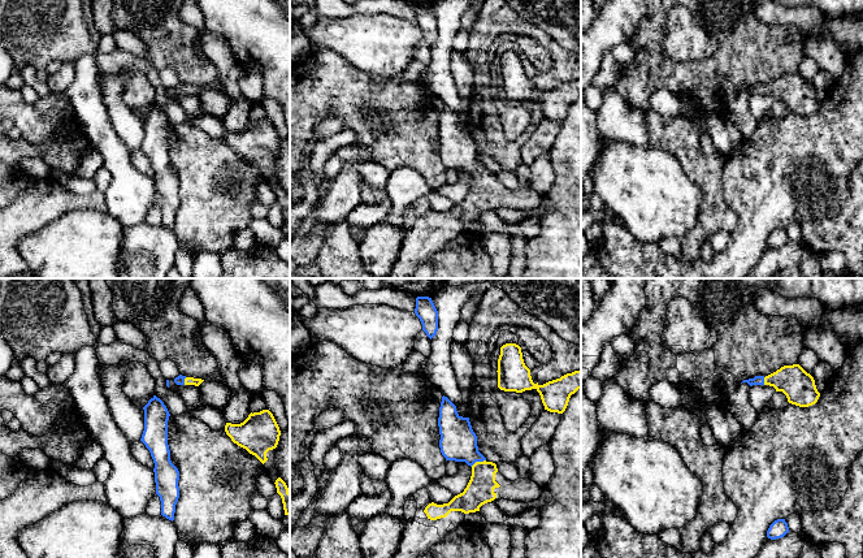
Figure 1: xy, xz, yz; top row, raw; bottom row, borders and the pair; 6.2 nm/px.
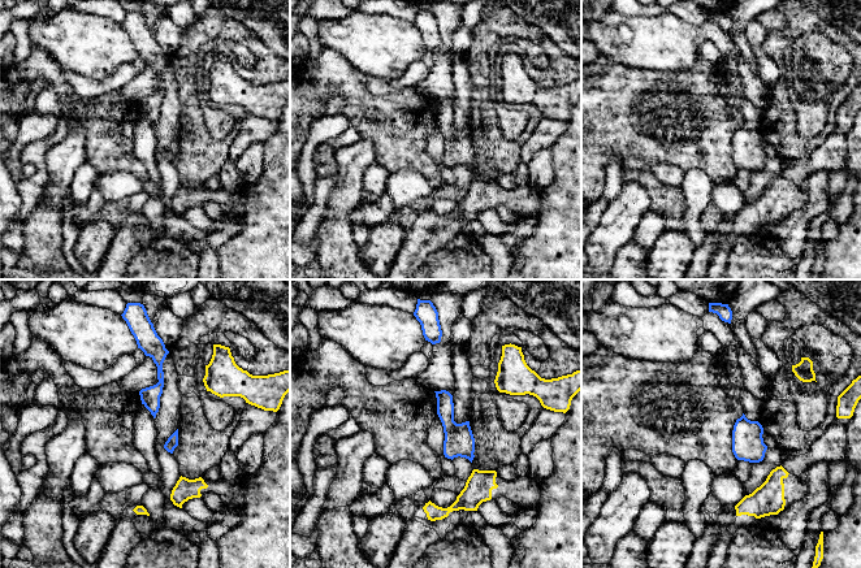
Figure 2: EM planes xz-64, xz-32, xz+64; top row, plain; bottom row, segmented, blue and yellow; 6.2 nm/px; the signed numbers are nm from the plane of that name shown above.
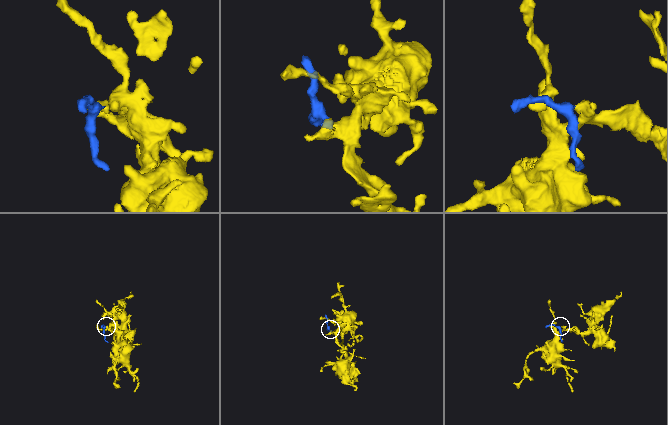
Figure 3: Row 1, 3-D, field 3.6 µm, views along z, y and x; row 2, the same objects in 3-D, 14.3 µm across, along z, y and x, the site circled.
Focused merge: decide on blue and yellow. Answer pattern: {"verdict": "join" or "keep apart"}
{"verdict": "join"}

